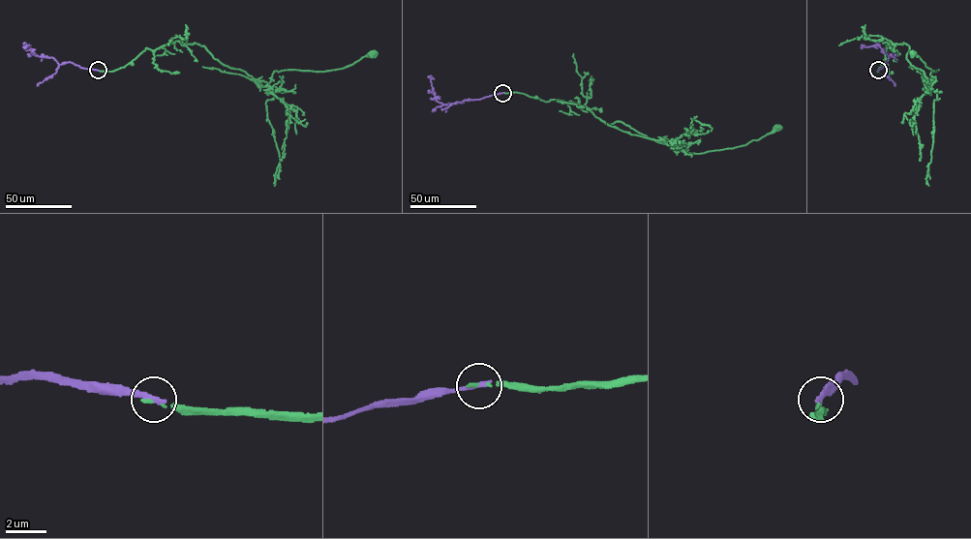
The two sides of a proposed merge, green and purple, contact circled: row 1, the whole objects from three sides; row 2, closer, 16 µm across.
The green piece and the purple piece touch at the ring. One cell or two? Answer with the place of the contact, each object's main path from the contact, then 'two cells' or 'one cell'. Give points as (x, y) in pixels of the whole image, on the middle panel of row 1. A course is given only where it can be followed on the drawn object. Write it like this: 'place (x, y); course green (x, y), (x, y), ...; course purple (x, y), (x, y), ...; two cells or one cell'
place (502, 93); course green (502, 93), (579, 104), (606, 124), (622, 122), (657, 142), (677, 145), (691, 153), (744, 145), (776, 128); course purple (502, 93), (442, 104), (436, 101), (431, 77), (427, 76); one cell

